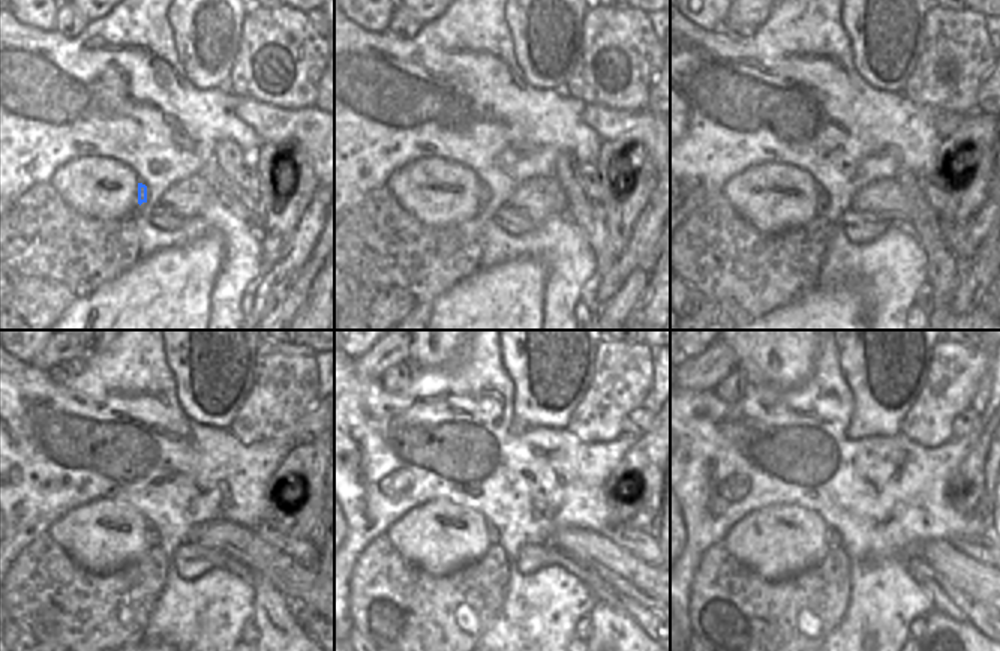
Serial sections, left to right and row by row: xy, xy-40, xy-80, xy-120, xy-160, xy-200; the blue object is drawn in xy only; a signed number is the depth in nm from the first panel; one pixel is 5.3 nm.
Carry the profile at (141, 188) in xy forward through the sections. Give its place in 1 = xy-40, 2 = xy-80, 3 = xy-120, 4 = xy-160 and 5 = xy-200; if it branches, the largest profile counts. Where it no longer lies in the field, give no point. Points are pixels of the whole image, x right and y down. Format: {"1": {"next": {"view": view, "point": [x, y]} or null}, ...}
{"1": {"next": {"view": "xy-40", "point": [483, 194]}}, "2": {"next": {"view": "xy-80", "point": [822, 197]}}, "3": {"next": {"view": "xy-120", "point": [152, 533]}}, "4": {"next": {"view": "xy-160", "point": [494, 537]}}, "5": {"next": {"view": "xy-200", "point": [834, 539]}}}

